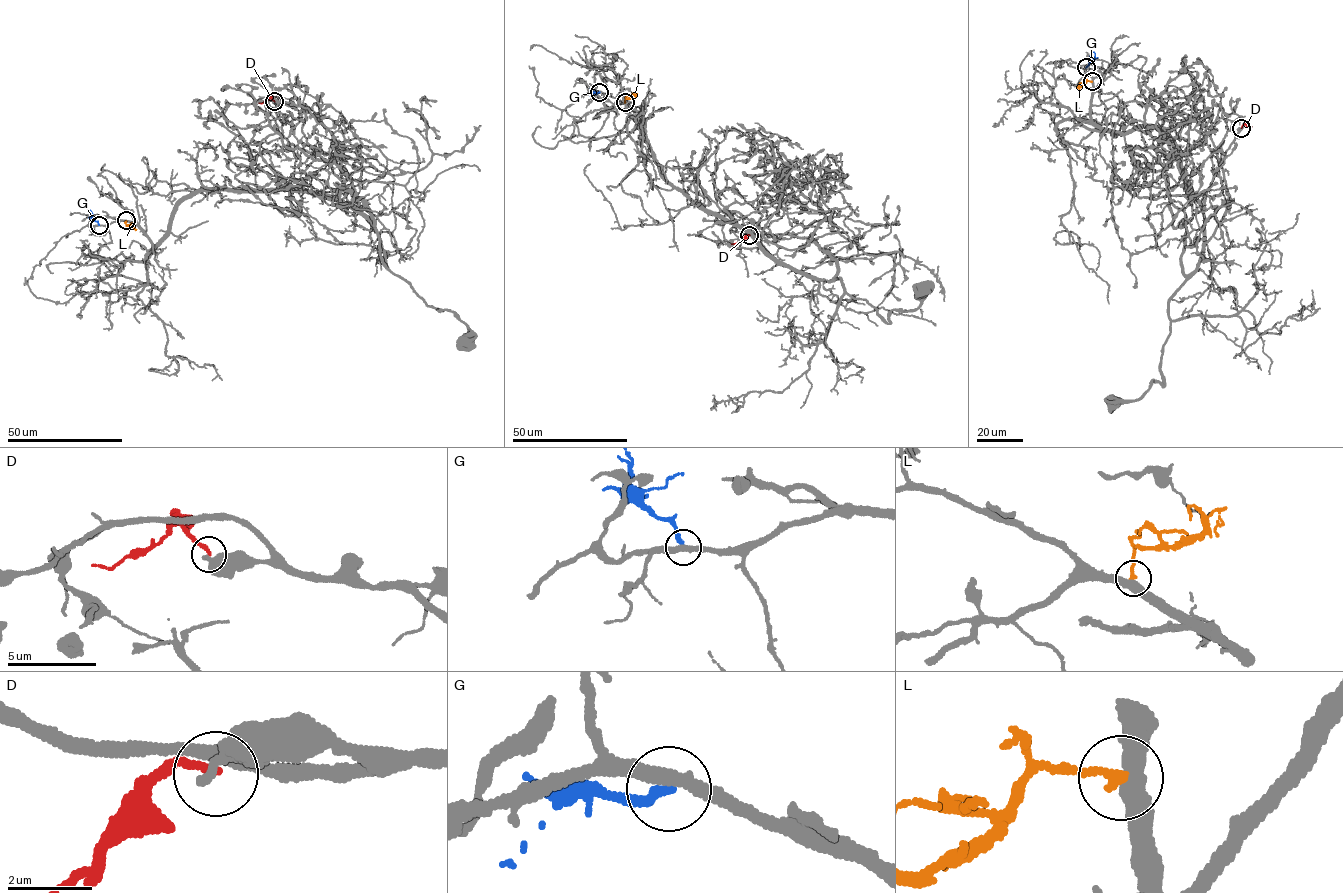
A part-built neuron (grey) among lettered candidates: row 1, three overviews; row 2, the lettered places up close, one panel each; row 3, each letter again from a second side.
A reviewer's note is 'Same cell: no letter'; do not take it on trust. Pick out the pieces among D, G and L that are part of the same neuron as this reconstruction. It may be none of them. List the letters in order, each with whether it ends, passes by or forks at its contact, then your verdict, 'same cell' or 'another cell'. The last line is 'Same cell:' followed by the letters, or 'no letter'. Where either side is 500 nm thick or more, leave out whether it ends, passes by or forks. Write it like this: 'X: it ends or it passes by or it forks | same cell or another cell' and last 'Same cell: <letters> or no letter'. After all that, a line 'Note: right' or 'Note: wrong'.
D: it ends | another cell
G: it ends | another cell
L: it ends | another cell
Same cell: no letter
Note: right

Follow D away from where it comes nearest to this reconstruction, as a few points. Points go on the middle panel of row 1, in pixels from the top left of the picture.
D: (749, 235), (731, 244)

